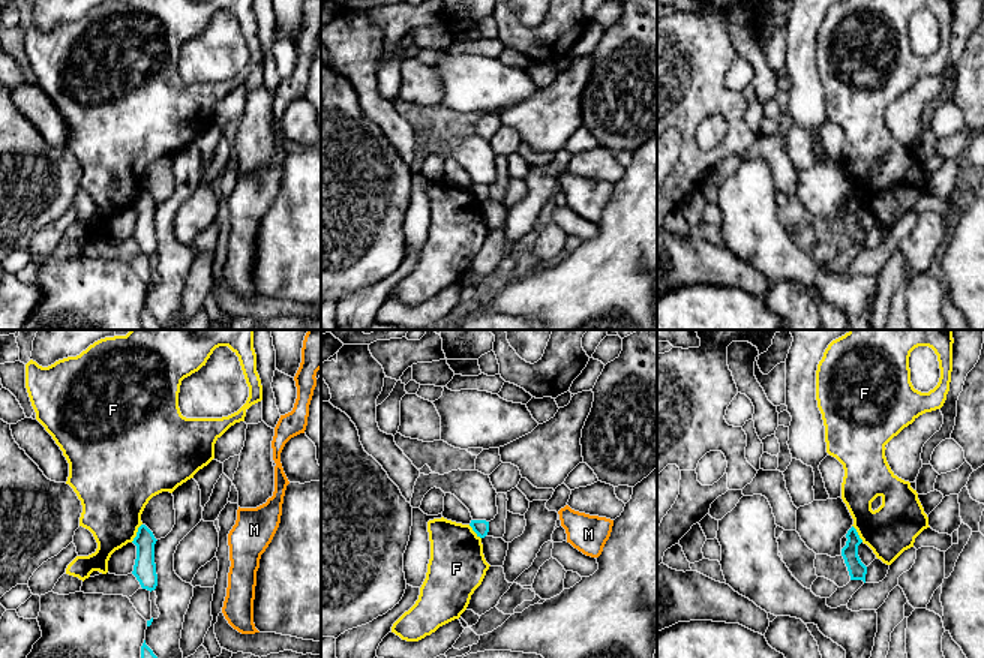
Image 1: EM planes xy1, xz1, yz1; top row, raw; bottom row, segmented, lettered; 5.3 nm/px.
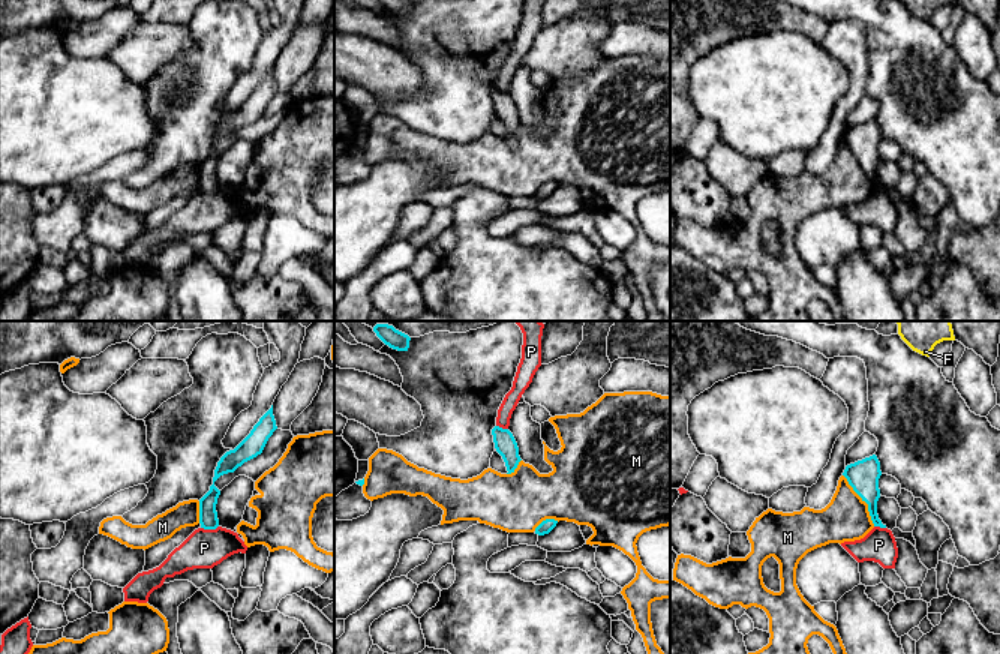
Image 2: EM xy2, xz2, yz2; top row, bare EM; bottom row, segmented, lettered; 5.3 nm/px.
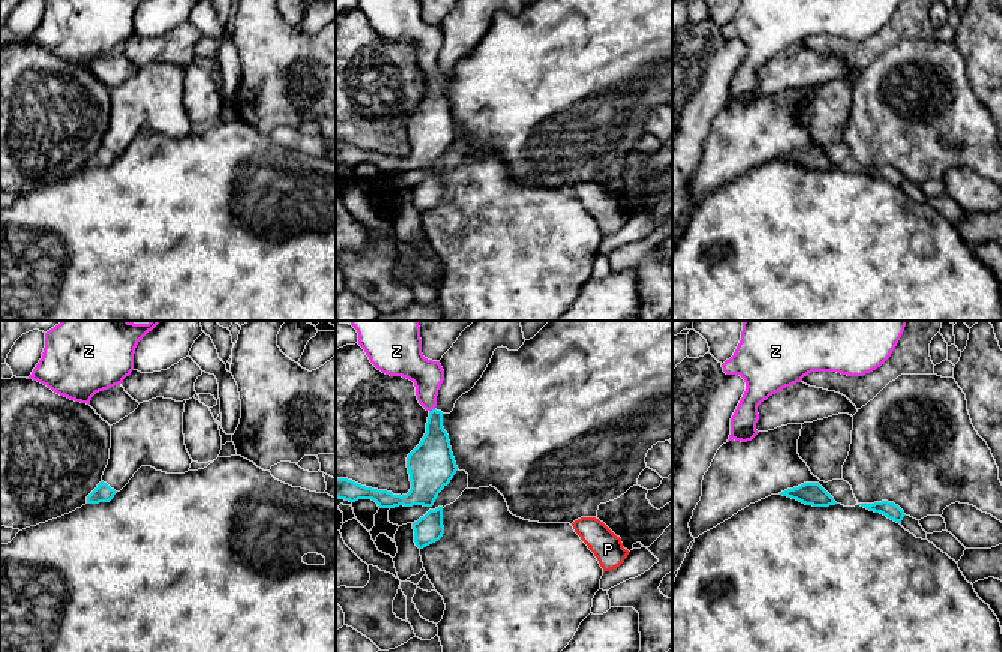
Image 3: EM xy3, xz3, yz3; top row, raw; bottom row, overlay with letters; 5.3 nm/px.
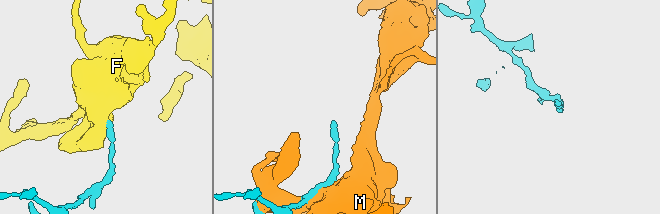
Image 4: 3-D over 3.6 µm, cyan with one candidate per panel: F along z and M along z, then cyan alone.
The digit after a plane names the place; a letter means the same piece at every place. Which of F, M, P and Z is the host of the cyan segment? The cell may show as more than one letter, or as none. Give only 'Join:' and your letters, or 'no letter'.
Join: Z

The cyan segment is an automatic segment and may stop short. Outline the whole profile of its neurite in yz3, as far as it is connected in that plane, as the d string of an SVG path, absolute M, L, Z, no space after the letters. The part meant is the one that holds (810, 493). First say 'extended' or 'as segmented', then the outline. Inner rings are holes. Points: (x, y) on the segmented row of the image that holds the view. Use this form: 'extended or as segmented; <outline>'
as segmented; M804 483L798 487L788 489L780 495L813 507L830 507L837 504L819 483Z

